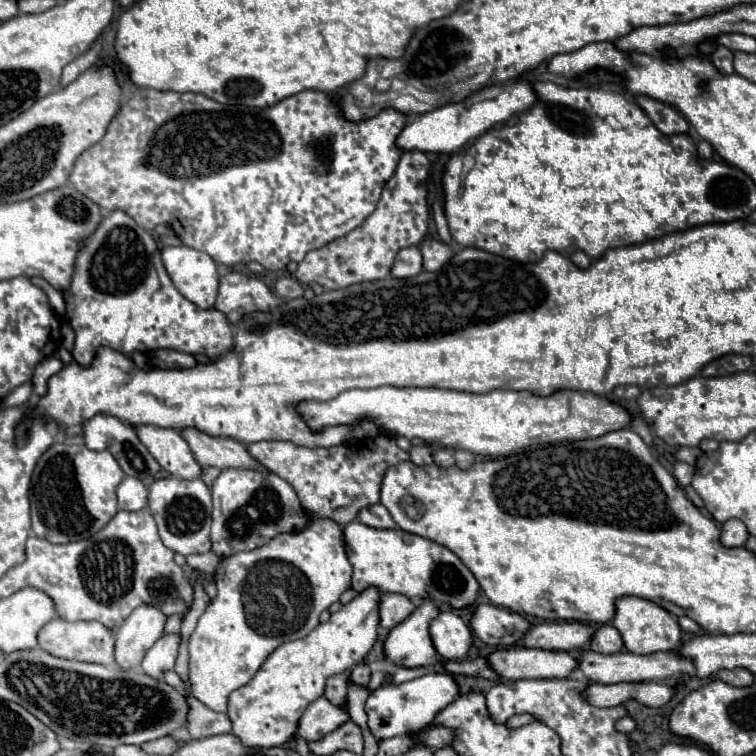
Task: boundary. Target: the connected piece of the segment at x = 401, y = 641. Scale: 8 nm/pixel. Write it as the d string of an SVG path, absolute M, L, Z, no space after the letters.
M423 601L403 623L393 627L385 639L385 657L393 665L407 669L433 667L437 651L429 637L429 623L439 613L433 601Z

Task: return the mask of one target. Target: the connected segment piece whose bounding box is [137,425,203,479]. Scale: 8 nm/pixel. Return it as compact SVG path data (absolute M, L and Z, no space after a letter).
M143 425L137 427L137 435L169 475L181 479L197 479L203 475L203 467L197 463L195 455L191 453L187 441L179 431Z

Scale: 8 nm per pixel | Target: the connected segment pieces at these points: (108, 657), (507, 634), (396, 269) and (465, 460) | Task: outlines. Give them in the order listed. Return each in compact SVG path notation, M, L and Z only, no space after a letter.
M59 617L51 619L37 635L37 649L59 657L59 659L73 659L73 661L83 661L83 663L99 663L105 667L115 667L115 659L113 659L113 631L105 629L103 625L99 625L97 621L77 621L77 623L69 623L63 621Z
M487 603L473 611L471 627L483 643L493 647L511 647L525 637L533 623L511 609Z
M417 247L401 249L397 255L397 265L393 265L393 277L415 277L423 271L423 257Z
M455 449L453 455L455 455L455 463L457 463L457 467L461 467L461 469L471 467L471 463L475 461L475 455L473 455L471 451L465 451L465 449Z

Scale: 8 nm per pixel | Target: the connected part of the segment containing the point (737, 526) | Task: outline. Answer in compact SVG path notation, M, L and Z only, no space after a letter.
M729 519L721 527L721 539L719 541L723 547L743 547L747 537L749 537L749 533L747 533L747 527L743 525L743 521Z

